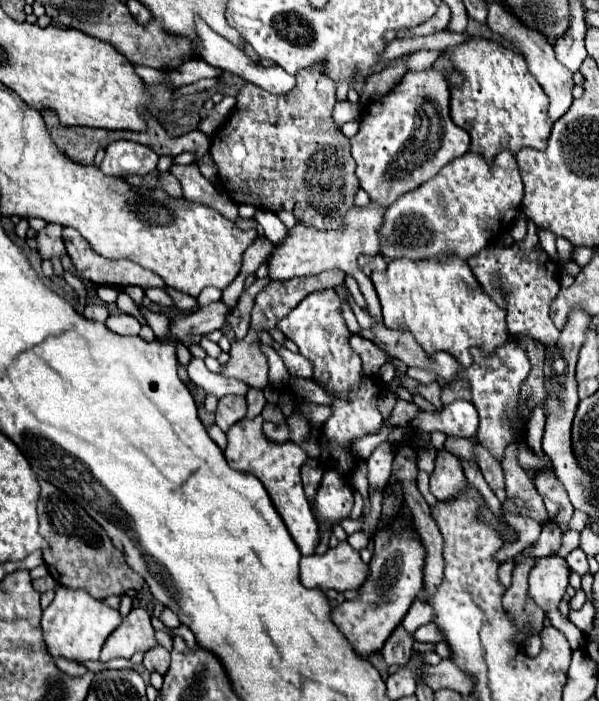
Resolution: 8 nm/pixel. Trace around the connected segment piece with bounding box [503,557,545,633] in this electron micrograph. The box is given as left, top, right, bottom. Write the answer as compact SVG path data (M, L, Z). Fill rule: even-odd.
M525 557L515 565L513 583L511 583L511 587L507 589L507 593L503 597L503 605L507 605L507 609L513 613L513 617L519 623L521 631L525 631L531 625L535 629L535 633L539 633L543 629L545 613L531 599L529 587L527 587L529 571L535 567L535 561L537 561L537 557Z

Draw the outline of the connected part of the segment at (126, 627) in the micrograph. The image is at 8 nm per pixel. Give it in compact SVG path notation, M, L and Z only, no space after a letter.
M137 607L131 609L127 617L123 617L123 623L111 637L107 637L99 661L111 661L117 657L131 657L137 651L147 651L155 645L155 635L151 627L151 615Z

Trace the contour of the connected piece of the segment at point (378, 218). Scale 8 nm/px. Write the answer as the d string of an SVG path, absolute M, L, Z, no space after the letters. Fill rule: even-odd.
M371 201L363 209L353 205L353 209L349 209L345 213L339 229L321 231L321 229L315 229L311 225L297 223L291 229L291 237L287 237L287 241L283 241L279 247L275 247L275 251L267 259L269 277L271 279L291 279L291 277L317 275L317 273L323 273L327 269L341 269L341 271L345 271L345 273L355 277L357 283L359 283L360 291L363 293L367 305L369 305L369 311L375 317L381 317L381 305L379 305L379 299L377 299L373 283L370 277L366 276L357 265L357 257L361 253L367 253L367 255L381 253L379 229L383 225L385 213L387 213L387 207Z

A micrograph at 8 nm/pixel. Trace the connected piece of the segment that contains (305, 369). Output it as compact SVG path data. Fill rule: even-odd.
M273 341L273 349L283 357L283 363L285 363L285 367L287 367L287 371L289 371L289 375L293 375L293 377L311 377L311 363L303 357L303 355L299 355L299 353L291 353L291 351L287 351L283 345L279 345L277 341Z

